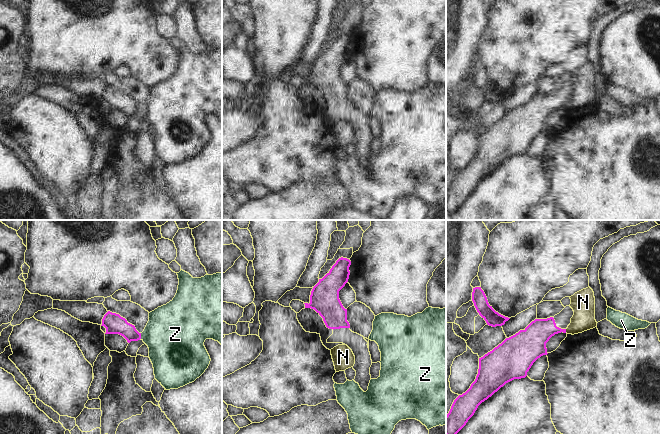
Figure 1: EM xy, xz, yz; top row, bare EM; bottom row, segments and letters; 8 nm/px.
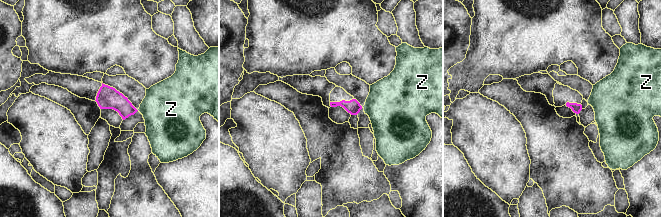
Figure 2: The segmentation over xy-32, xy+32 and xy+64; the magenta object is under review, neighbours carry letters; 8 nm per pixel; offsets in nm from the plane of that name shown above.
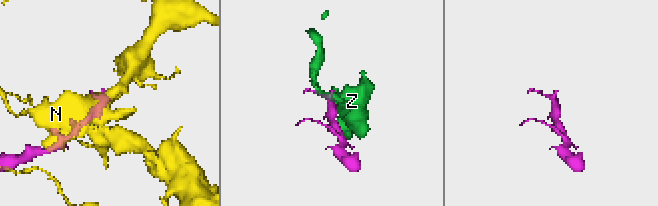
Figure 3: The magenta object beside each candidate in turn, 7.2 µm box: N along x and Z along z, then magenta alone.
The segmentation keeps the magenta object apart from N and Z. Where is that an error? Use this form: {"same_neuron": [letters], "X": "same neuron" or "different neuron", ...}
{"same_neuron": [], "N": "different neuron", "Z": "different neuron"}

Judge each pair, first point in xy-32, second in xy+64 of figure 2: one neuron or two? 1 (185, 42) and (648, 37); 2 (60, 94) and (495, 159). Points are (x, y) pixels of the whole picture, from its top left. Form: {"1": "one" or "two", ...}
{"1": "two", "2": "two"}

